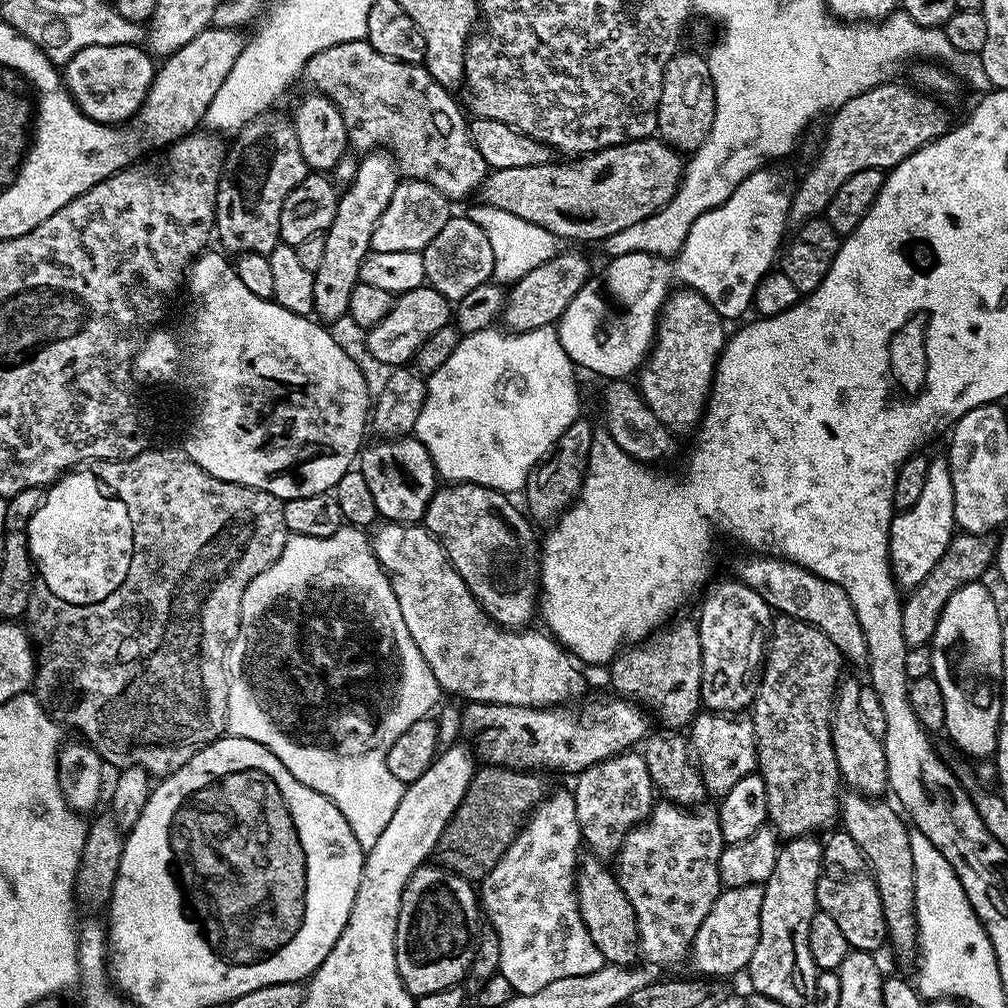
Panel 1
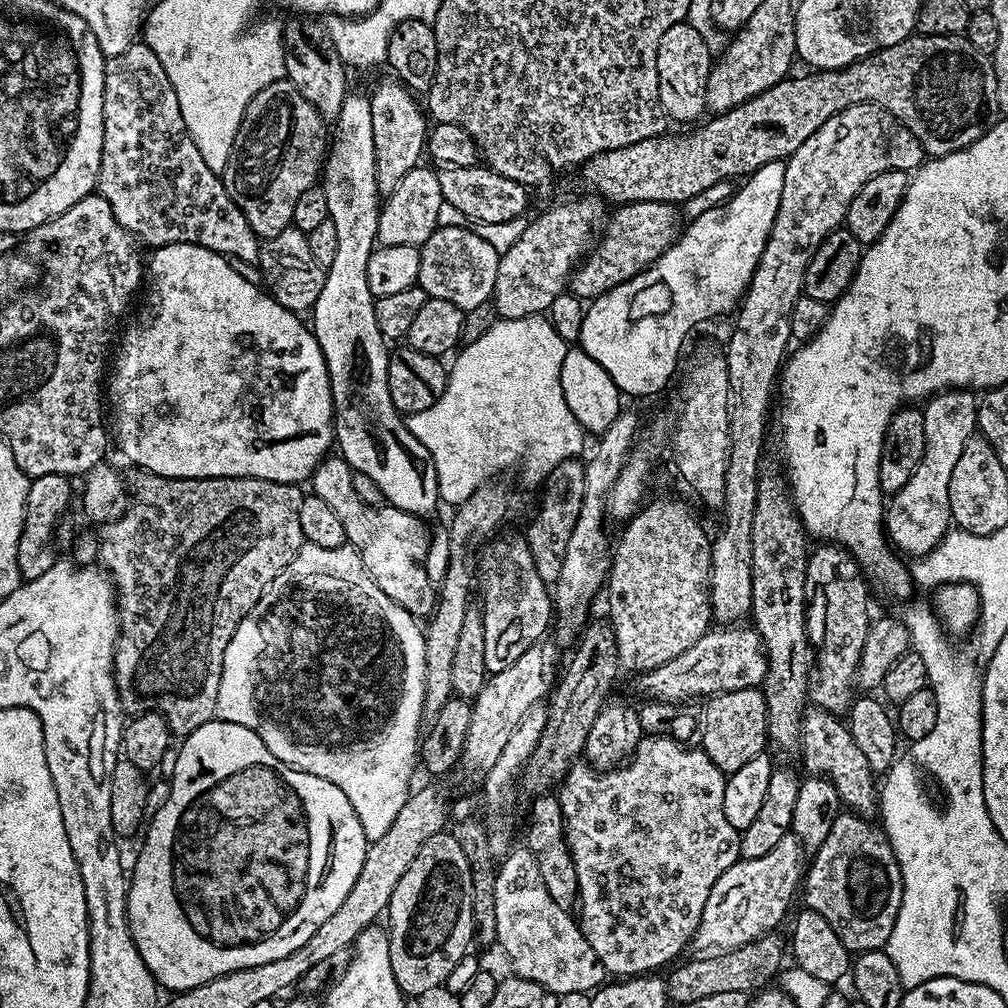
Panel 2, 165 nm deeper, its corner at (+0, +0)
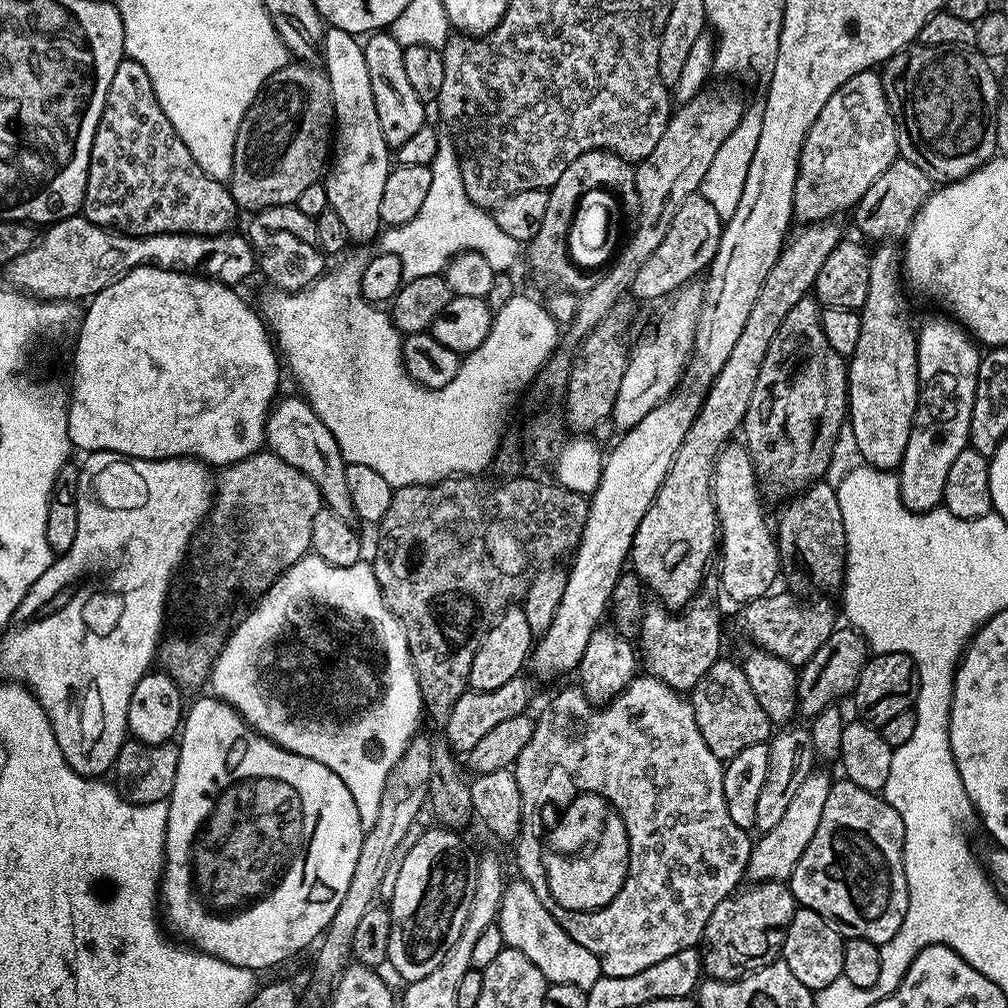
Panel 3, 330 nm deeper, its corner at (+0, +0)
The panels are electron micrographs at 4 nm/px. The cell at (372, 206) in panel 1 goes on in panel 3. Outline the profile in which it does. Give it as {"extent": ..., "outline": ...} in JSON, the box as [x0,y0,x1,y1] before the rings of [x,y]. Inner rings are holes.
{"extent":[363,31,426,150],"outline":[[[391,31],[373,32],[363,41],[366,54],[366,70],[370,70],[370,90],[374,90],[374,106],[378,110],[378,126],[382,126],[382,134],[386,138],[389,149],[395,150],[410,138],[410,134],[418,134],[418,130],[426,127],[424,120],[425,101],[414,94],[414,86],[410,86],[406,78],[406,70],[402,63],[405,45],[392,37]]]}

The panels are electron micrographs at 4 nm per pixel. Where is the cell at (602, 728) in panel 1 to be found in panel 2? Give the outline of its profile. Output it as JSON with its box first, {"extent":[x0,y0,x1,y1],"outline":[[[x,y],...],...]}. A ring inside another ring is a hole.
{"extent":[636,622,768,705],"outline":[[[733,622],[731,624],[720,624],[719,626],[709,627],[706,634],[702,634],[702,638],[698,638],[698,642],[694,642],[694,646],[690,646],[690,650],[682,650],[682,654],[678,654],[678,658],[670,658],[670,662],[666,662],[662,666],[653,668],[650,672],[645,672],[639,677],[640,680],[636,684],[636,688],[640,692],[649,692],[653,701],[661,701],[665,704],[679,704],[683,705],[684,700],[692,700],[695,696],[704,696],[703,698],[711,698],[717,696],[719,692],[729,692],[730,690],[746,690],[747,688],[760,688],[766,678],[766,670],[768,669],[768,656],[764,652],[764,643],[755,627],[749,626],[744,622]]]}

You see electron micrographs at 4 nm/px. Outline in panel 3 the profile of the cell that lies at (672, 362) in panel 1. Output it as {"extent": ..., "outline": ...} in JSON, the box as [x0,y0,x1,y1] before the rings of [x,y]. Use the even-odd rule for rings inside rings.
{"extent":[712,442,782,606],"outline":[[[729,442],[720,449],[712,466],[712,497],[718,525],[718,560],[720,556],[720,586],[723,595],[743,606],[749,600],[769,595],[776,575],[782,572],[780,549],[773,529],[764,521],[760,505],[762,493],[748,449],[740,442]]]}

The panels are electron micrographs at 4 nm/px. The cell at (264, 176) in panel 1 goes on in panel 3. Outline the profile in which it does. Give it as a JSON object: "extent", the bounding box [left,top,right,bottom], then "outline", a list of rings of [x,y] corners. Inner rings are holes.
{"extent":[230,62,334,214],"outline":[[[289,62],[283,72],[276,72],[261,88],[259,94],[256,95],[255,102],[248,107],[246,114],[240,123],[238,130],[238,138],[234,142],[234,166],[232,167],[232,178],[230,181],[230,191],[237,209],[248,211],[248,214],[261,212],[263,208],[270,206],[282,206],[283,204],[295,204],[298,194],[302,194],[302,190],[307,190],[310,186],[314,186],[325,175],[326,165],[330,160],[330,141],[334,136],[334,117],[332,115],[332,91],[330,90],[330,82],[323,71],[314,69],[304,62]]]}

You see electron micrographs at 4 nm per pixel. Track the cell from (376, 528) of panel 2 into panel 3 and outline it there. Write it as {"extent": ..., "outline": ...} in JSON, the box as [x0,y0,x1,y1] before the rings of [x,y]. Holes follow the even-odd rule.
{"extent":[264,396,354,521],"outline":[[[288,396],[285,400],[280,398],[273,403],[264,427],[267,447],[275,452],[278,458],[282,458],[282,462],[290,462],[290,466],[302,470],[302,474],[306,474],[306,478],[310,478],[310,482],[318,486],[323,507],[338,514],[338,518],[351,521],[354,513],[350,490],[346,487],[348,465],[344,463],[342,450],[338,450],[334,434],[330,434],[326,422],[322,422],[322,418],[314,414],[307,399],[296,396]]]}

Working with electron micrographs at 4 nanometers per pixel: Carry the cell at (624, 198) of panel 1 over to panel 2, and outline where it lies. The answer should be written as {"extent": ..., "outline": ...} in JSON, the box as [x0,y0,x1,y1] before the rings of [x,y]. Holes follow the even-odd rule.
{"extent":[582,34,998,205],"outline":[[[913,34],[894,46],[879,48],[874,54],[855,60],[844,68],[812,70],[809,76],[796,76],[780,80],[761,96],[742,102],[729,112],[705,119],[689,136],[661,134],[634,142],[625,148],[599,152],[582,166],[584,180],[593,193],[599,194],[613,205],[641,204],[642,202],[666,202],[683,205],[690,198],[710,190],[710,186],[735,181],[735,176],[747,178],[754,170],[766,166],[766,162],[787,161],[822,122],[834,118],[842,110],[859,104],[877,104],[903,124],[924,147],[929,157],[939,158],[954,154],[970,146],[996,123],[998,119],[998,82],[994,78],[994,66],[989,53],[974,50],[968,37],[921,36]]]}

